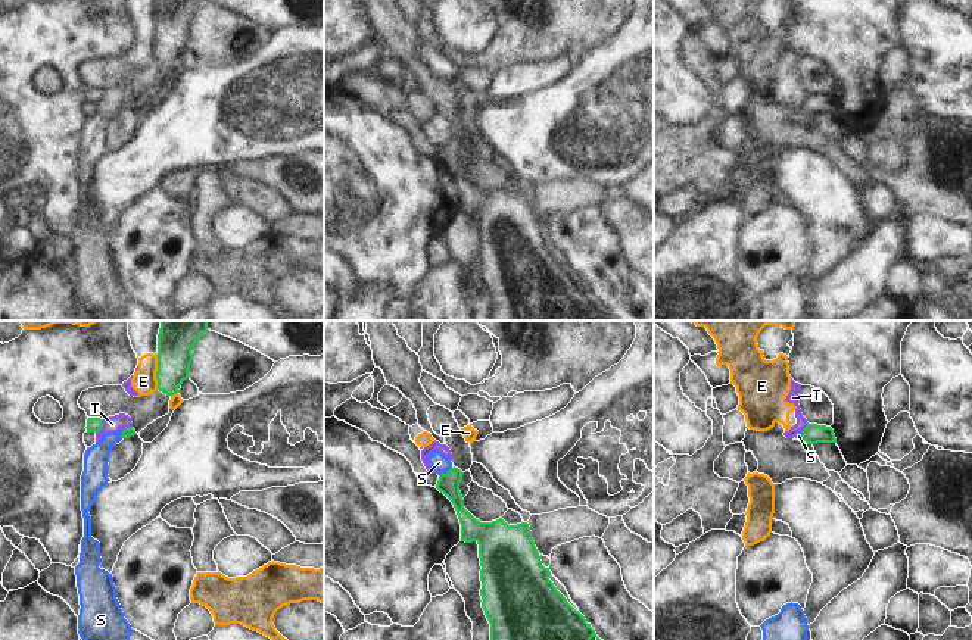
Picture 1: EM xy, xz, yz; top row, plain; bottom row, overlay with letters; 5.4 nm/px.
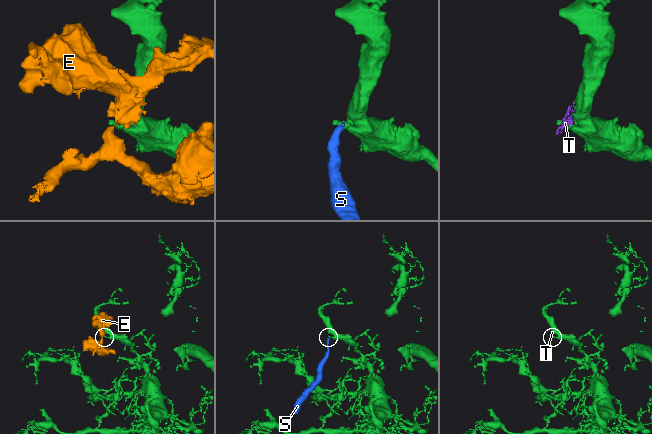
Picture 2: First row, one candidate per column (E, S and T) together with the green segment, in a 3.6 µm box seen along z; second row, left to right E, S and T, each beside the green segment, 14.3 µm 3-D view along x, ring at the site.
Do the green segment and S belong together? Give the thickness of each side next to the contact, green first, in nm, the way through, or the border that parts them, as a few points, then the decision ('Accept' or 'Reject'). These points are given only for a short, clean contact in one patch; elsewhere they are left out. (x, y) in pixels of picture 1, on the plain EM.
Thickness 120 nm (green) against 90 nm. Boundary: xz (451, 137), (448, 141). Reject

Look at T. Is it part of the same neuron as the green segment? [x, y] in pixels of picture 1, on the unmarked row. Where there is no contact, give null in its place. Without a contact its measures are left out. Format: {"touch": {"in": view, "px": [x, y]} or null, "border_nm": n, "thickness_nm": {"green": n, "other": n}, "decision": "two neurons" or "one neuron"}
{"touch": {"in": "xy", "px": [102, 96]}, "border_nm": 90, "thickness_nm": {"green": 80, "other": 90}, "decision": "two neurons"}

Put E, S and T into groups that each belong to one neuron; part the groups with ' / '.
E / S T

